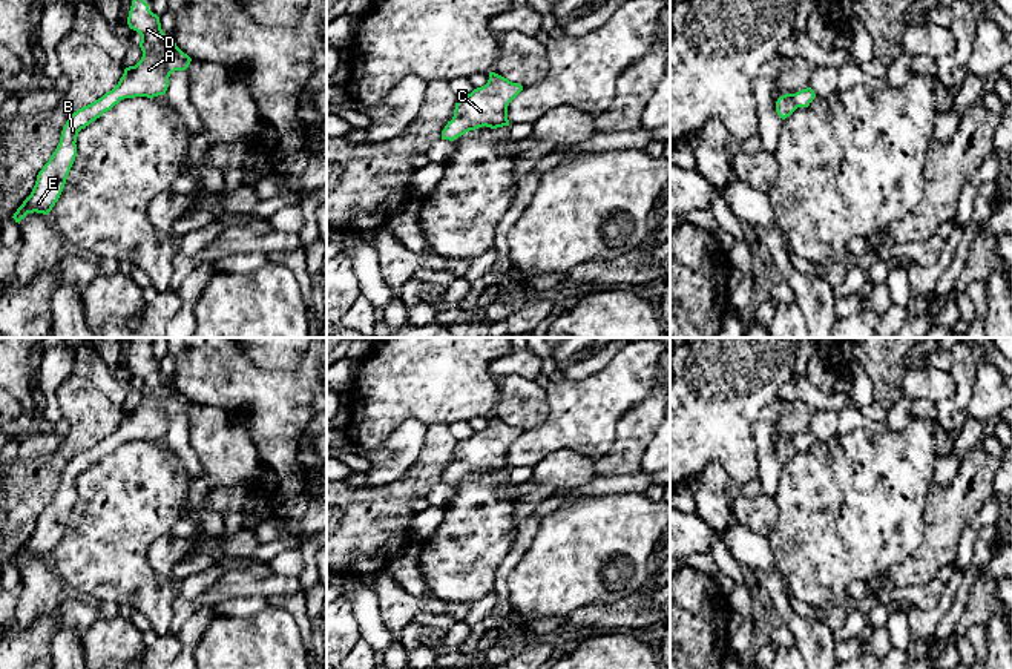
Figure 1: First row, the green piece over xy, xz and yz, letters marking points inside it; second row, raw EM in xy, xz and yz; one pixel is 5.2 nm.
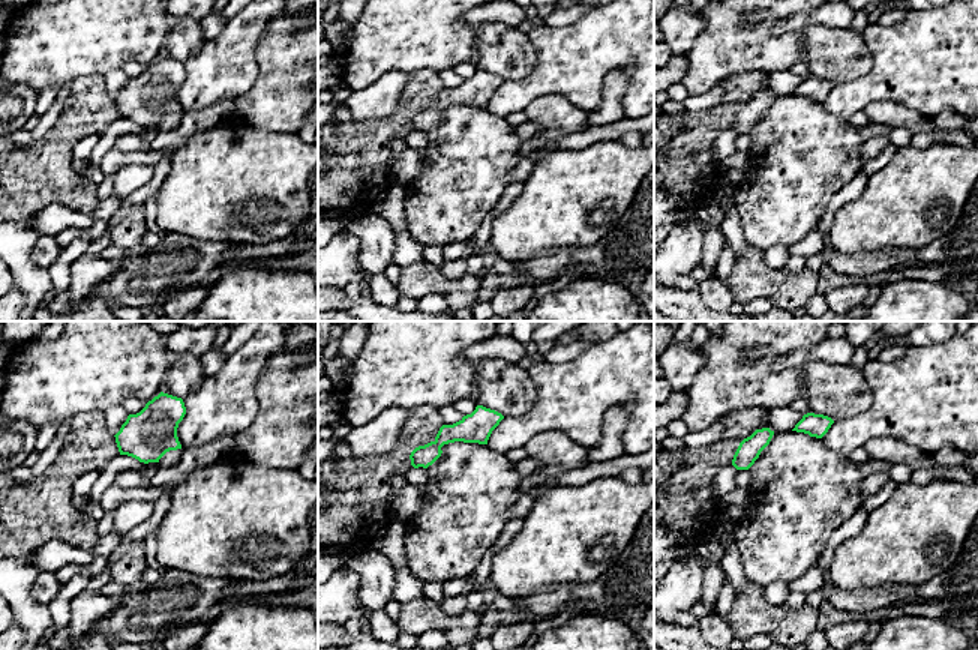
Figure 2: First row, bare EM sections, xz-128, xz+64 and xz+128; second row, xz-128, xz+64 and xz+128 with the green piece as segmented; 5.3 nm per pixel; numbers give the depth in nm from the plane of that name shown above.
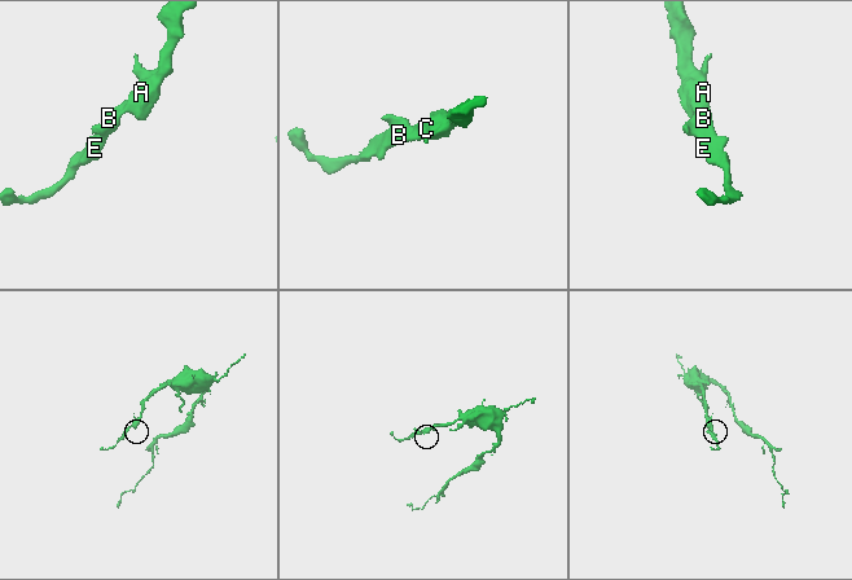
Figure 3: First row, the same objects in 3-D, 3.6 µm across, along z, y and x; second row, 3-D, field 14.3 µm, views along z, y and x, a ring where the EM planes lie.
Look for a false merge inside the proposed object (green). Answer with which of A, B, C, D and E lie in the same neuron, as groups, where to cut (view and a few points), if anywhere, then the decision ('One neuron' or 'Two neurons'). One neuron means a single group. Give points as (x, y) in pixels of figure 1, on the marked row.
Groups: A B C D E. No split. One neuron

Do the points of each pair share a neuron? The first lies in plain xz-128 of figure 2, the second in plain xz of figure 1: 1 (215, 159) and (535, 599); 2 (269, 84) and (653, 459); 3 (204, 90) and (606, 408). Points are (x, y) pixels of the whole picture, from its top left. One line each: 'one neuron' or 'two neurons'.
1: one neuron
2: two neurons
3: one neuron

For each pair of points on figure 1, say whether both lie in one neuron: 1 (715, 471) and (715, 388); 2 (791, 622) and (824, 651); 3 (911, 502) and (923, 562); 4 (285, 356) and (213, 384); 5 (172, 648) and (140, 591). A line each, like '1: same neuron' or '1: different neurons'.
1: different neurons
2: same neuron
3: different neurons
4: different neurons
5: different neurons

